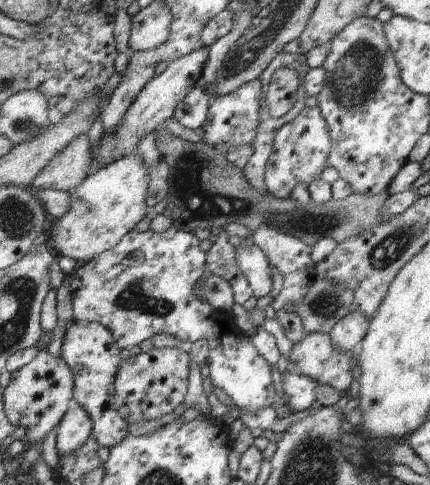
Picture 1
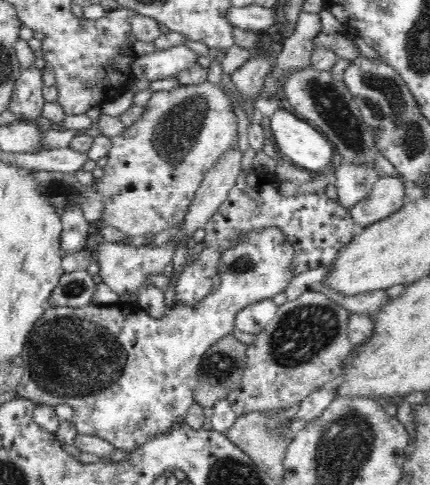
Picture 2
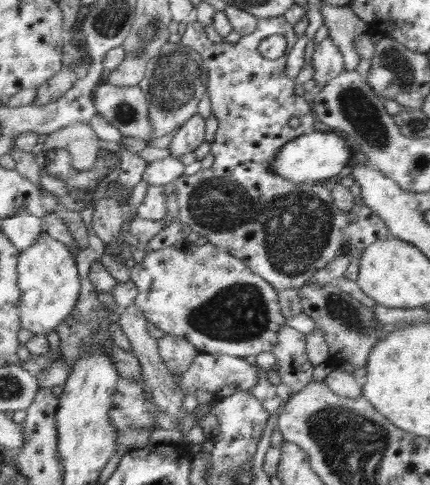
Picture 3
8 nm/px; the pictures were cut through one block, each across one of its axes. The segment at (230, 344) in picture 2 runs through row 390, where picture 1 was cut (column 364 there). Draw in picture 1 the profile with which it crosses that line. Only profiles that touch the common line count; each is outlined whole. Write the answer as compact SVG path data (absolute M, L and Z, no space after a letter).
M165 128L157 130L157 148L165 156L165 162L169 164L171 178L169 178L169 202L181 210L181 218L173 222L173 228L185 230L185 232L197 232L197 230L209 230L209 228L221 228L229 224L241 224L251 232L257 232L261 224L271 224L273 228L297 236L303 240L309 248L313 248L323 238L331 238L337 244L347 242L349 238L357 238L357 234L373 232L375 228L387 224L393 216L387 212L387 204L391 194L379 194L379 196L361 196L353 194L345 200L331 198L327 204L317 202L297 202L293 198L277 198L271 192L257 192L257 188L245 178L245 172L233 166L227 160L227 154L219 152L215 146L201 142L191 144L185 140L179 140L171 136Z

